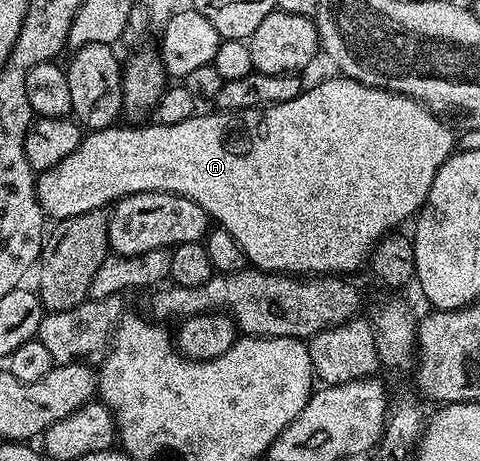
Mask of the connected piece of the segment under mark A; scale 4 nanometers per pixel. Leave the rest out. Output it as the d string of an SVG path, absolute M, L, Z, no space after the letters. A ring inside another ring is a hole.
M336 76L337 78L329 78L326 82L321 82L318 86L302 89L299 96L295 96L295 100L287 100L283 104L275 104L274 106L257 106L253 110L230 110L228 112L212 112L213 114L204 114L198 112L193 117L183 120L183 124L150 124L150 126L137 126L141 124L129 124L133 126L121 126L122 124L114 124L103 128L102 130L88 131L82 137L79 148L75 148L75 152L71 152L71 156L66 156L65 159L59 160L59 164L55 164L55 168L50 170L42 170L36 175L37 180L37 199L41 205L41 210L45 214L46 219L60 220L62 218L70 218L71 216L79 216L83 212L91 212L108 207L110 204L116 204L122 198L126 198L128 194L138 194L139 192L167 192L168 194L178 194L187 200L195 200L195 204L199 204L199 208L203 208L203 212L209 214L210 219L220 229L231 232L231 236L235 236L235 244L239 244L239 248L243 248L245 253L245 261L250 267L258 270L268 270L270 274L292 274L294 276L349 276L352 270L357 270L360 266L364 267L368 263L369 255L373 252L373 247L385 237L386 234L396 231L401 228L405 221L412 219L414 215L420 211L425 205L431 184L435 180L435 172L439 172L441 165L449 158L450 154L454 153L455 145L453 146L454 127L450 123L440 119L437 115L432 114L426 106L421 102L416 102L415 99L409 98L406 94L396 94L390 90L380 90L374 86L368 86L362 82L355 81L354 78L344 76Z

